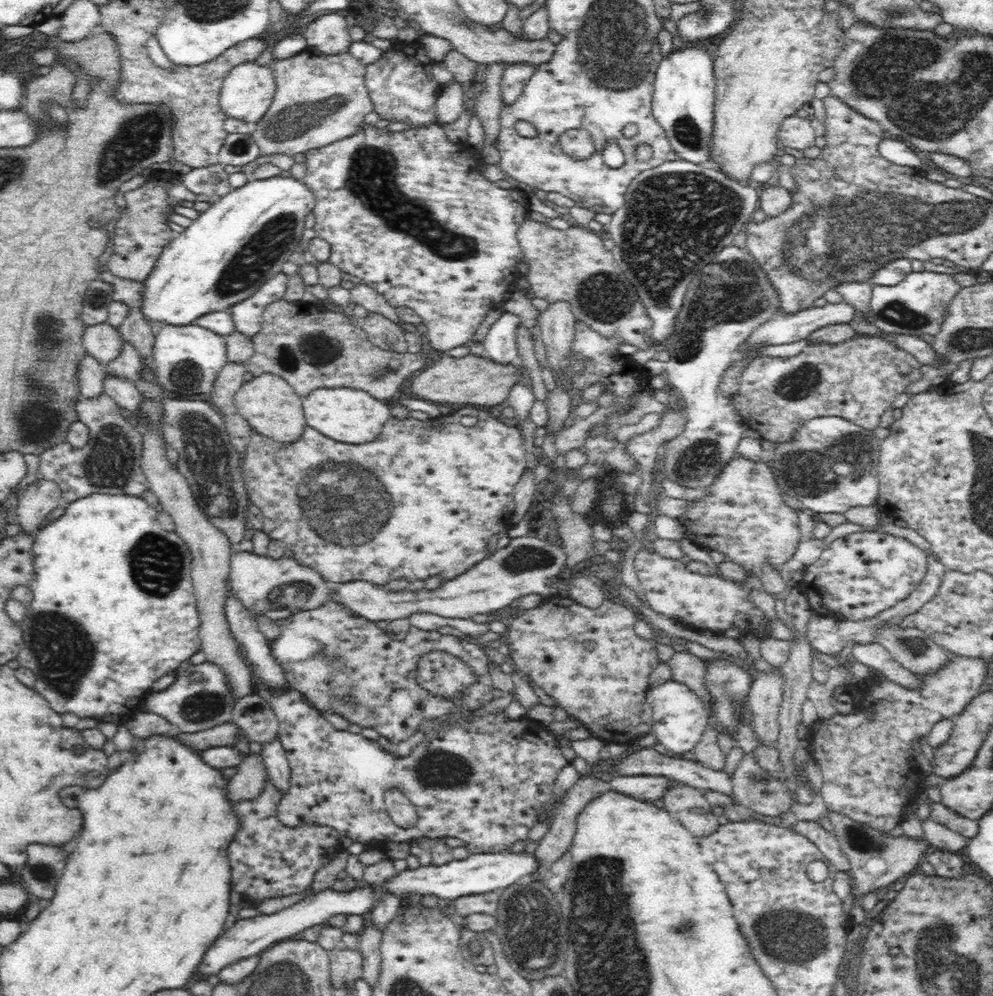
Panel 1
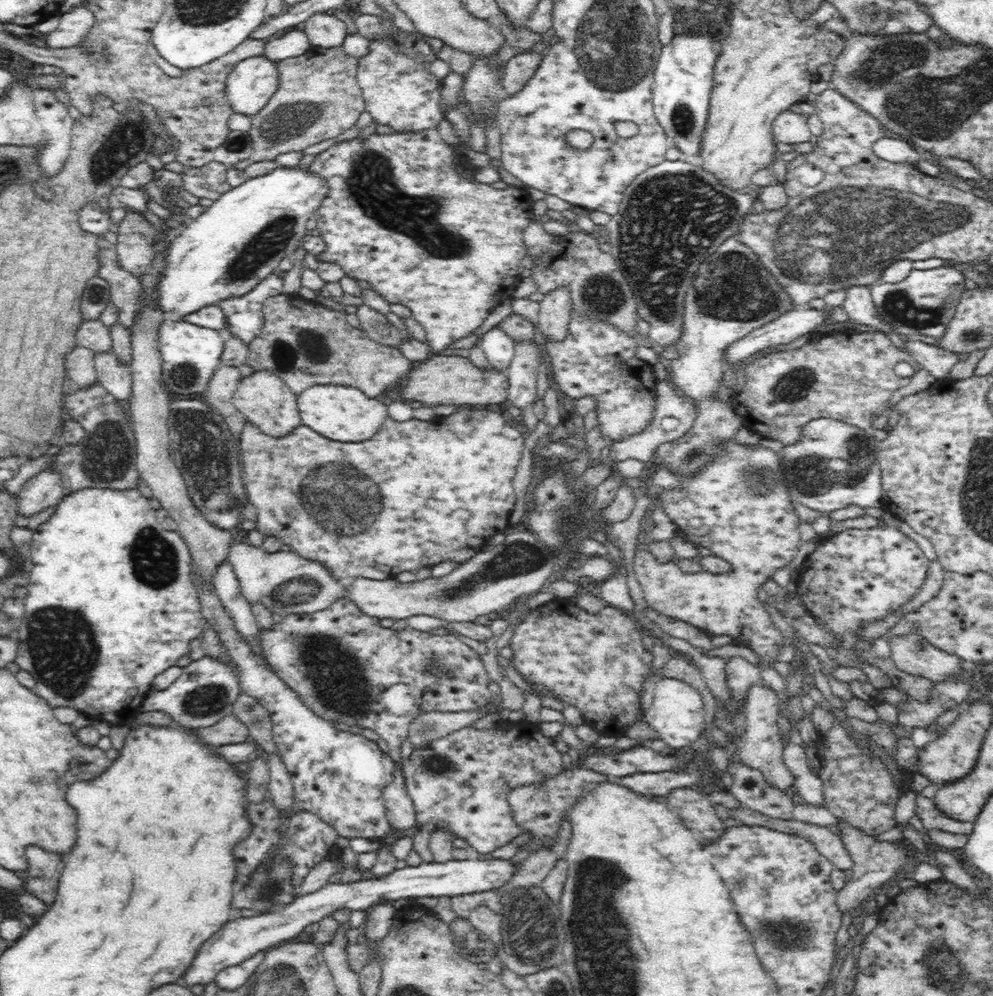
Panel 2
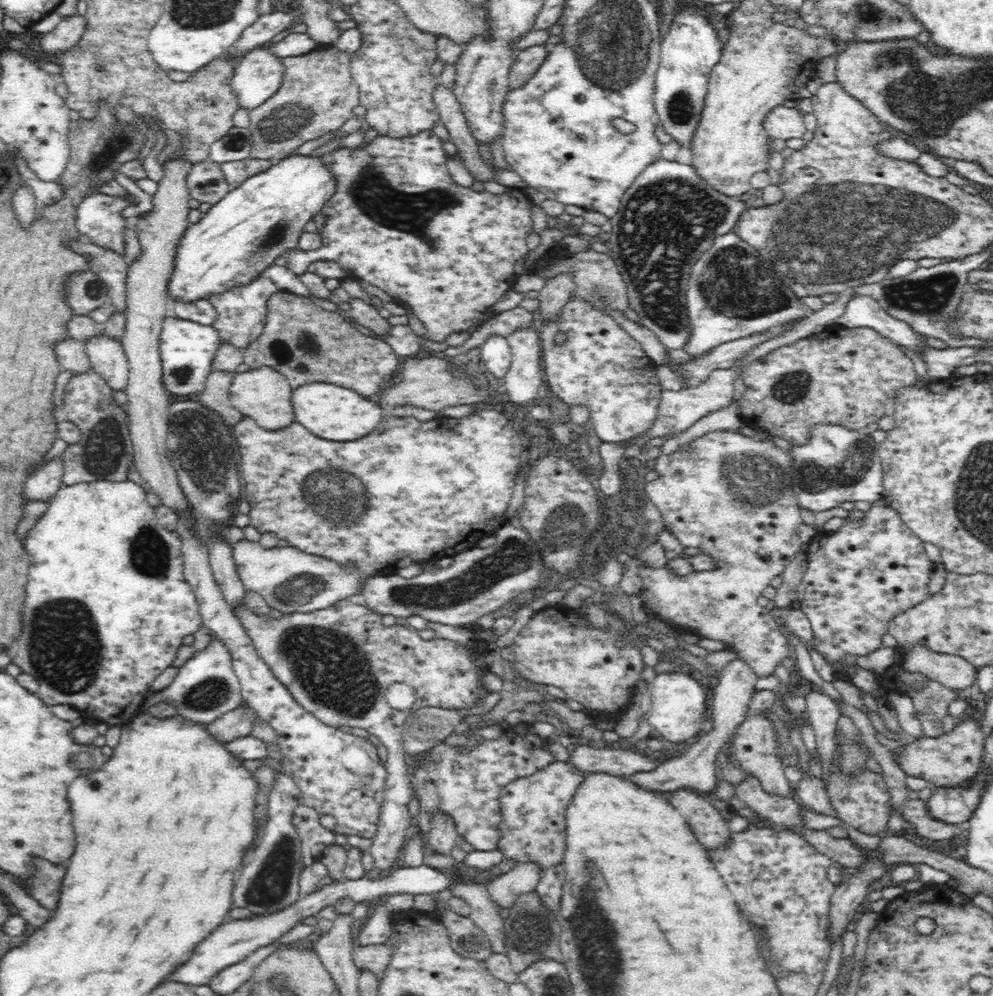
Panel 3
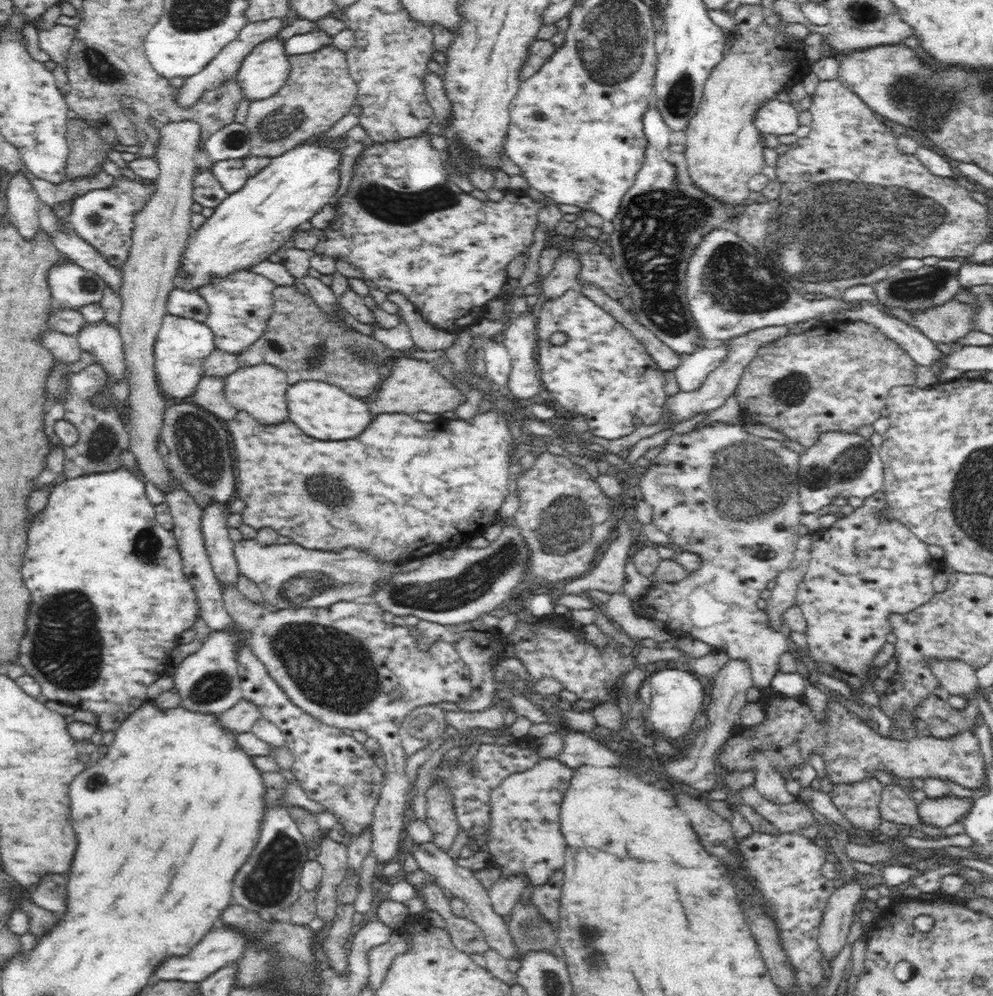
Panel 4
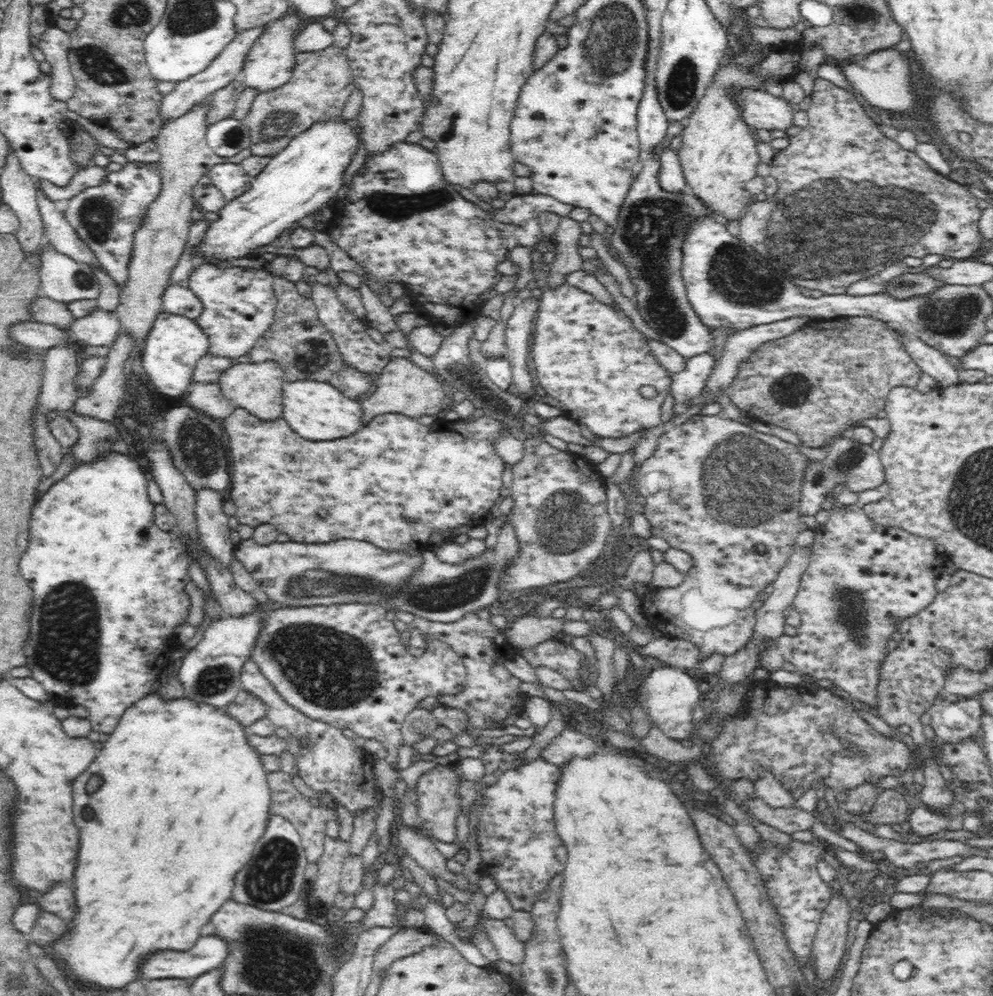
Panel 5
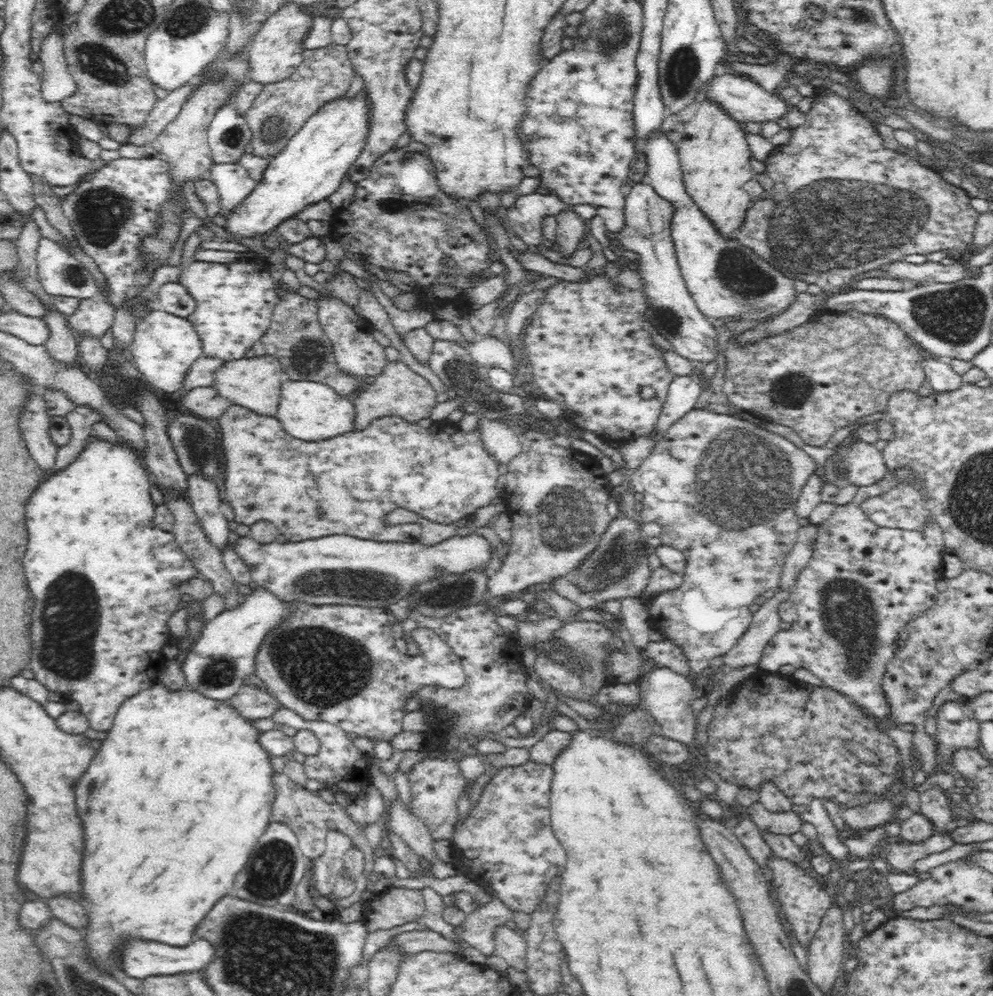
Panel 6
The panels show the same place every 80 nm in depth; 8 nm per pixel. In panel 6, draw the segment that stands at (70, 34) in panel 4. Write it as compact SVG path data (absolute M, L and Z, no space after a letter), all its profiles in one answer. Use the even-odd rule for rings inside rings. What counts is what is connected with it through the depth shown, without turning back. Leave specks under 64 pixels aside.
M56 30L42 40L39 60L44 67L40 92L46 102L59 103L76 90L76 82L67 68L63 37Z

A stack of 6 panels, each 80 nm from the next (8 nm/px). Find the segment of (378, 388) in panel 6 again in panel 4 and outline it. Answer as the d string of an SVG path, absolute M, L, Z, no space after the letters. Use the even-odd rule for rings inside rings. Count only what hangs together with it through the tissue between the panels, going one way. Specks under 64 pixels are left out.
M401 356L395 359L389 373L382 381L382 386L367 402L374 418L380 414L403 413L416 416L417 412L443 414L458 408L466 400L460 393L456 382L454 385L445 379L433 362Z

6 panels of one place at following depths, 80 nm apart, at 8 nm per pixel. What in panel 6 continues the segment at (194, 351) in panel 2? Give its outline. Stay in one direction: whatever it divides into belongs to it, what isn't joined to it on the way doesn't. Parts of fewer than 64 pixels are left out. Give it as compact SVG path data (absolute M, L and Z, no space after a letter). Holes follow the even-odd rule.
M162 310L148 311L136 321L129 350L143 378L151 387L164 392L182 390L190 367L203 356L200 337L189 319Z

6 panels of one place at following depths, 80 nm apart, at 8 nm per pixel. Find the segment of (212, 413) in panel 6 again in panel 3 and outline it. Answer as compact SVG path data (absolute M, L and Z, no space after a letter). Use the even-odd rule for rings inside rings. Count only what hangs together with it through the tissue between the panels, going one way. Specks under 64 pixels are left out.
M212 371L206 379L202 392L198 394L200 405L218 412L225 424L233 428L243 415L231 406L230 385L236 372Z

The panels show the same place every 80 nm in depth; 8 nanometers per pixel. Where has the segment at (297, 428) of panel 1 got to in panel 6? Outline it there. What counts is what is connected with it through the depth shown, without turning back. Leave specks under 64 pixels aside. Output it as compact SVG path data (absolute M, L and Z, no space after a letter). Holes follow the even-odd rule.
M272 355L259 357L242 357L235 361L225 363L215 372L213 387L218 394L227 398L233 405L242 406L261 416L276 416L279 404L281 384L288 377L279 360Z

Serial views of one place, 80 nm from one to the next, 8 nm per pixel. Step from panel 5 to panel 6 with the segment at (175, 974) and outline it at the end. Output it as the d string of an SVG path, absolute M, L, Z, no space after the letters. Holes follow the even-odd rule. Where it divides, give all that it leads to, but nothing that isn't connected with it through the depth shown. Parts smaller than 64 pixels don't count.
M128 940L122 948L122 972L126 976L141 980L148 976L173 975L192 972L202 972L214 960L214 946L206 944L206 940L194 940L190 944L176 948L172 945L158 944L158 942L144 942L144 940Z

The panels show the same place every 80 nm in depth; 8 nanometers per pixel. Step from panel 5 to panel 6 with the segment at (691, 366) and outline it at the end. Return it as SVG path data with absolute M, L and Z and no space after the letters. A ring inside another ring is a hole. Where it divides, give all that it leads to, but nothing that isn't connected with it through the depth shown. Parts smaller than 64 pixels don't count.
M696 367L690 376L675 376L670 383L662 414L660 414L656 426L653 428L654 441L660 441L670 426L673 426L690 410L695 409L696 402L702 394L702 376L702 370Z

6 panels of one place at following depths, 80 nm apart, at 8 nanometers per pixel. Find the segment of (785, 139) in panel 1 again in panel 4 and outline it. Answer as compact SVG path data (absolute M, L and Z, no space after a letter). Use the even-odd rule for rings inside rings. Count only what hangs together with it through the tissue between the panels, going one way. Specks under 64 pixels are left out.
M768 99L757 108L753 123L763 134L794 134L800 126L799 113L800 106L793 106L778 99Z

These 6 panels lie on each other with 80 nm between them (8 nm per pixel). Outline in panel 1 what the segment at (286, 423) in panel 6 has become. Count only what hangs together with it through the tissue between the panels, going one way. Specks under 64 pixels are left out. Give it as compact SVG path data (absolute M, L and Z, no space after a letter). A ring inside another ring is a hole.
M350 387L313 390L302 397L302 407L307 427L318 430L331 440L354 445L372 442L382 432L386 420L391 418L390 402Z

